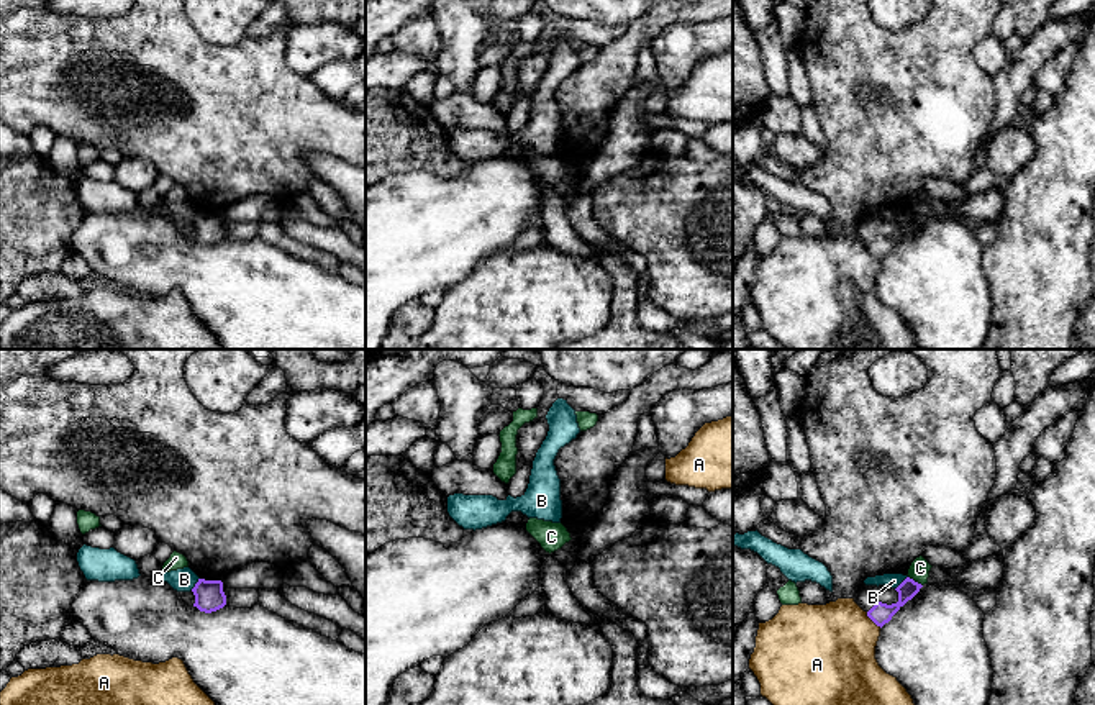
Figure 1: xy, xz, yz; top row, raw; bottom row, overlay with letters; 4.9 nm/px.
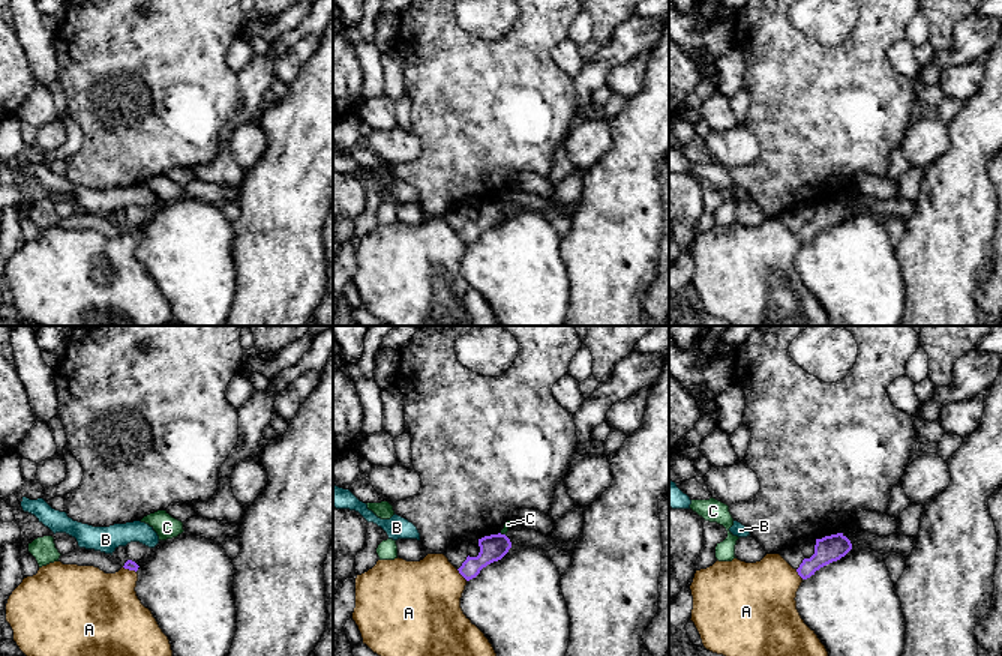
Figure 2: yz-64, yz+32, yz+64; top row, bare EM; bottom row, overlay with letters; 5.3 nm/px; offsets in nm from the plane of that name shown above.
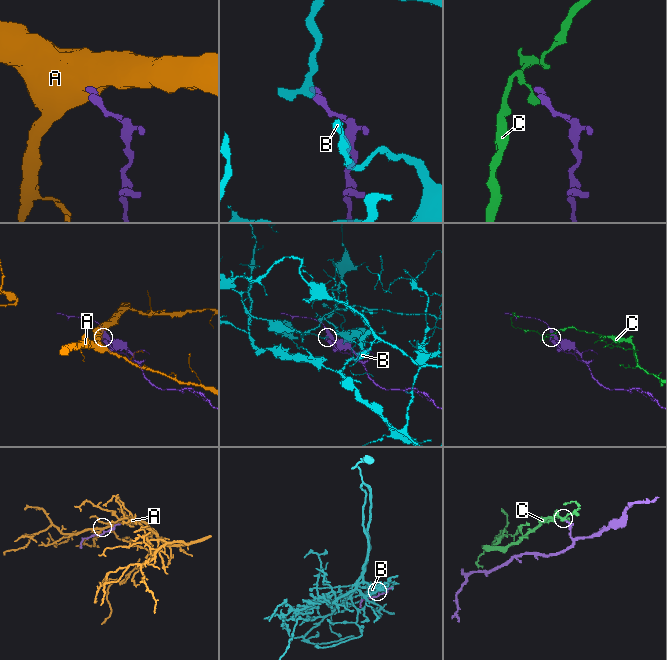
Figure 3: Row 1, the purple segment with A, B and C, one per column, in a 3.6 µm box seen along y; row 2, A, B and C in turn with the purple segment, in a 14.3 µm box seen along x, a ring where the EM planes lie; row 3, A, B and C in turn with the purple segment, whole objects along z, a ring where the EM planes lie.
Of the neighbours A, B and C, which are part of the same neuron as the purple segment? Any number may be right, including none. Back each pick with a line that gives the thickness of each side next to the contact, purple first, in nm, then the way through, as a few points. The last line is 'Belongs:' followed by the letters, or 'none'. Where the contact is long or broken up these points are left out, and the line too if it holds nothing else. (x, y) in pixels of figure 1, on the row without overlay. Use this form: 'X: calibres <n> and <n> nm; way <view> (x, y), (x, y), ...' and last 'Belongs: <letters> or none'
Belongs: none

